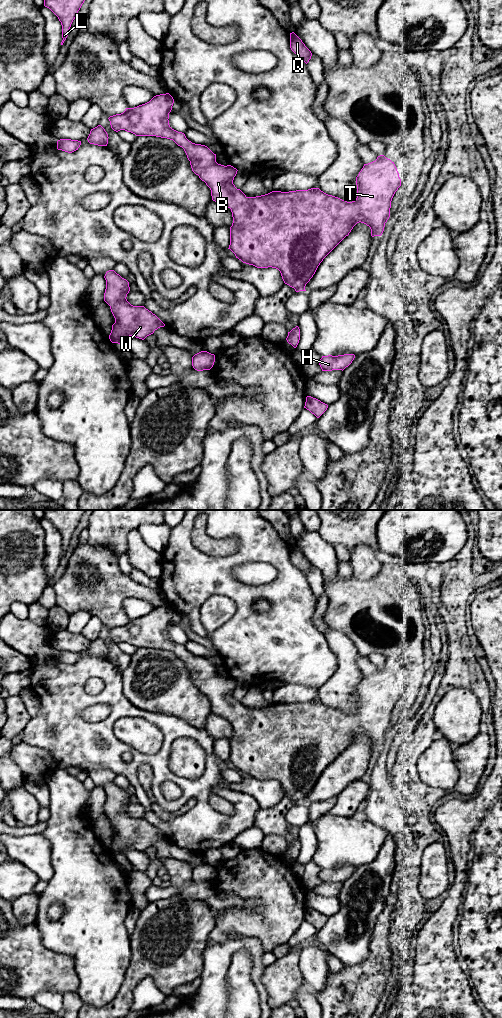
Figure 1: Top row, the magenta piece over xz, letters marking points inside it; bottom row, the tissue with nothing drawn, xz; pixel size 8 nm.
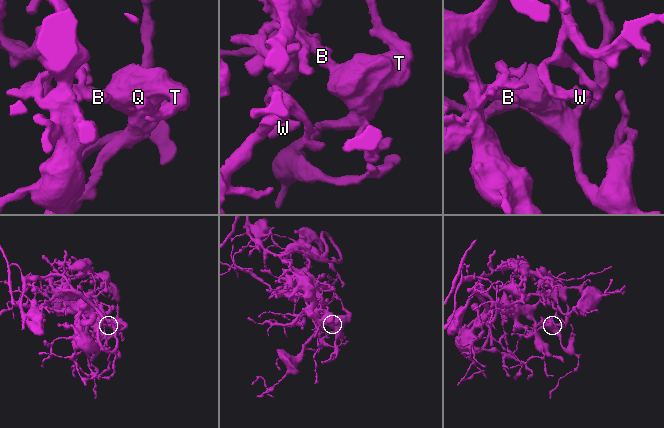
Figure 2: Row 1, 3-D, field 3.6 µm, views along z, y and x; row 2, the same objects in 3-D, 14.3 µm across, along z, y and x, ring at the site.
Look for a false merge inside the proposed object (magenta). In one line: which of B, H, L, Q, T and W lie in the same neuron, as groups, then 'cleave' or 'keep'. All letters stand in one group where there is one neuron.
B H L Q T W; keep

